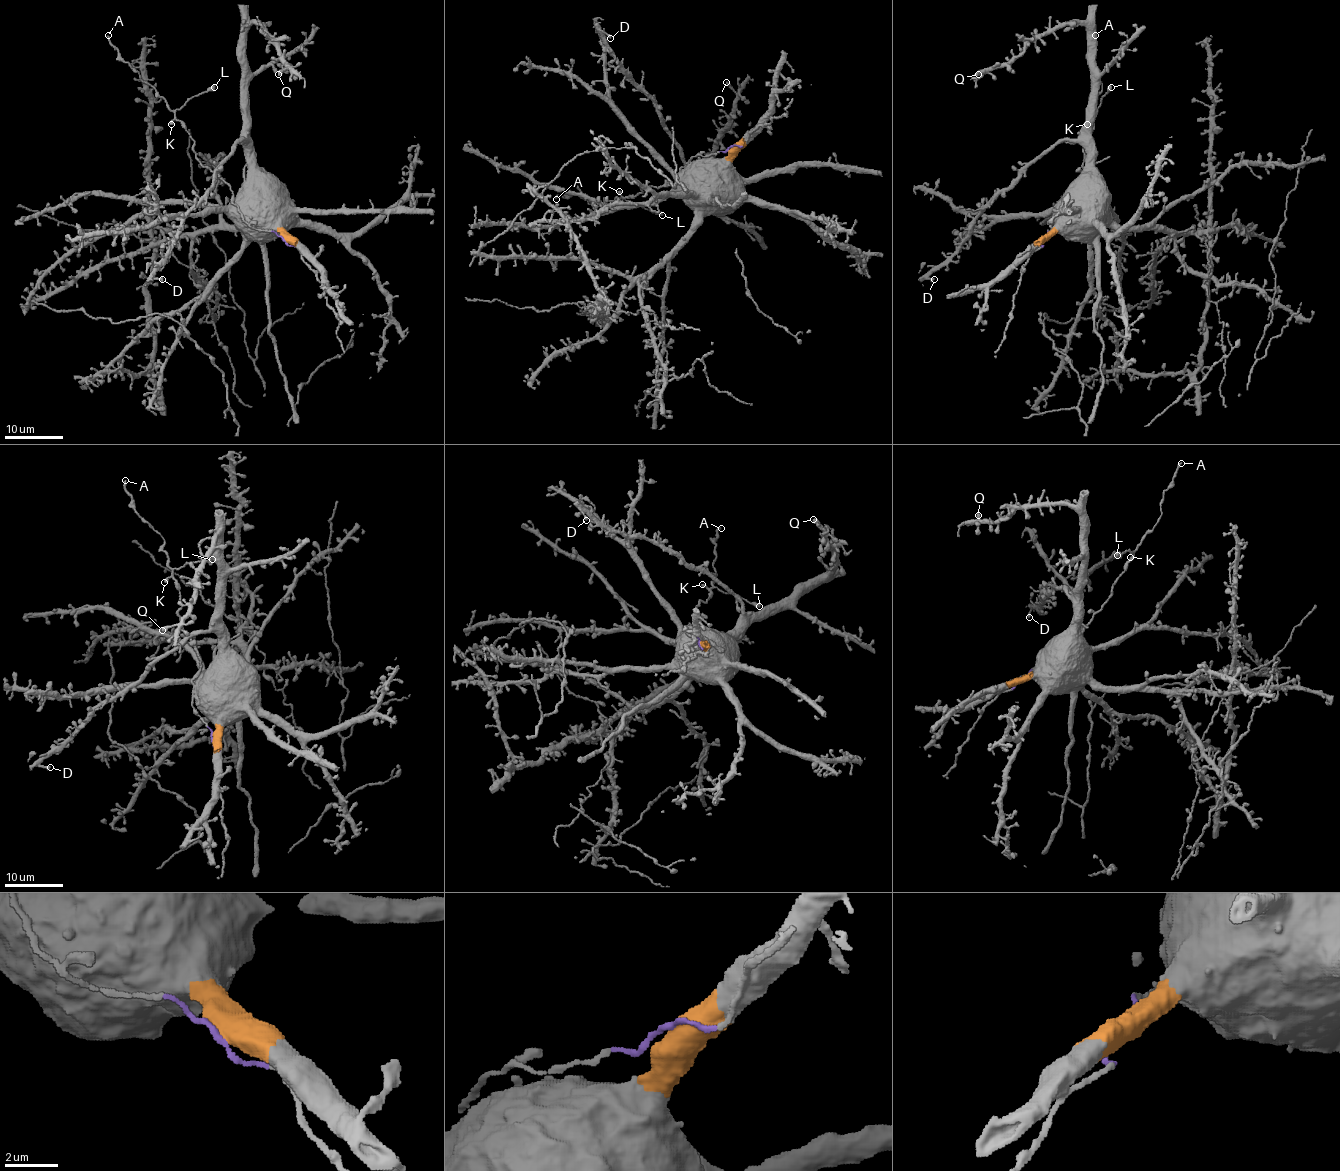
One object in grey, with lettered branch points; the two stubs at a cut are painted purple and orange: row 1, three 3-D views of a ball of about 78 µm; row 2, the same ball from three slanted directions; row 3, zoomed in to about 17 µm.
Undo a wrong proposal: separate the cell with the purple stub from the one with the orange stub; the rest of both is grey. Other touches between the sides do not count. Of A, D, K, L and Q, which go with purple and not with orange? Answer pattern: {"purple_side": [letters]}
{"purple_side": ["A", "K", "L"]}

